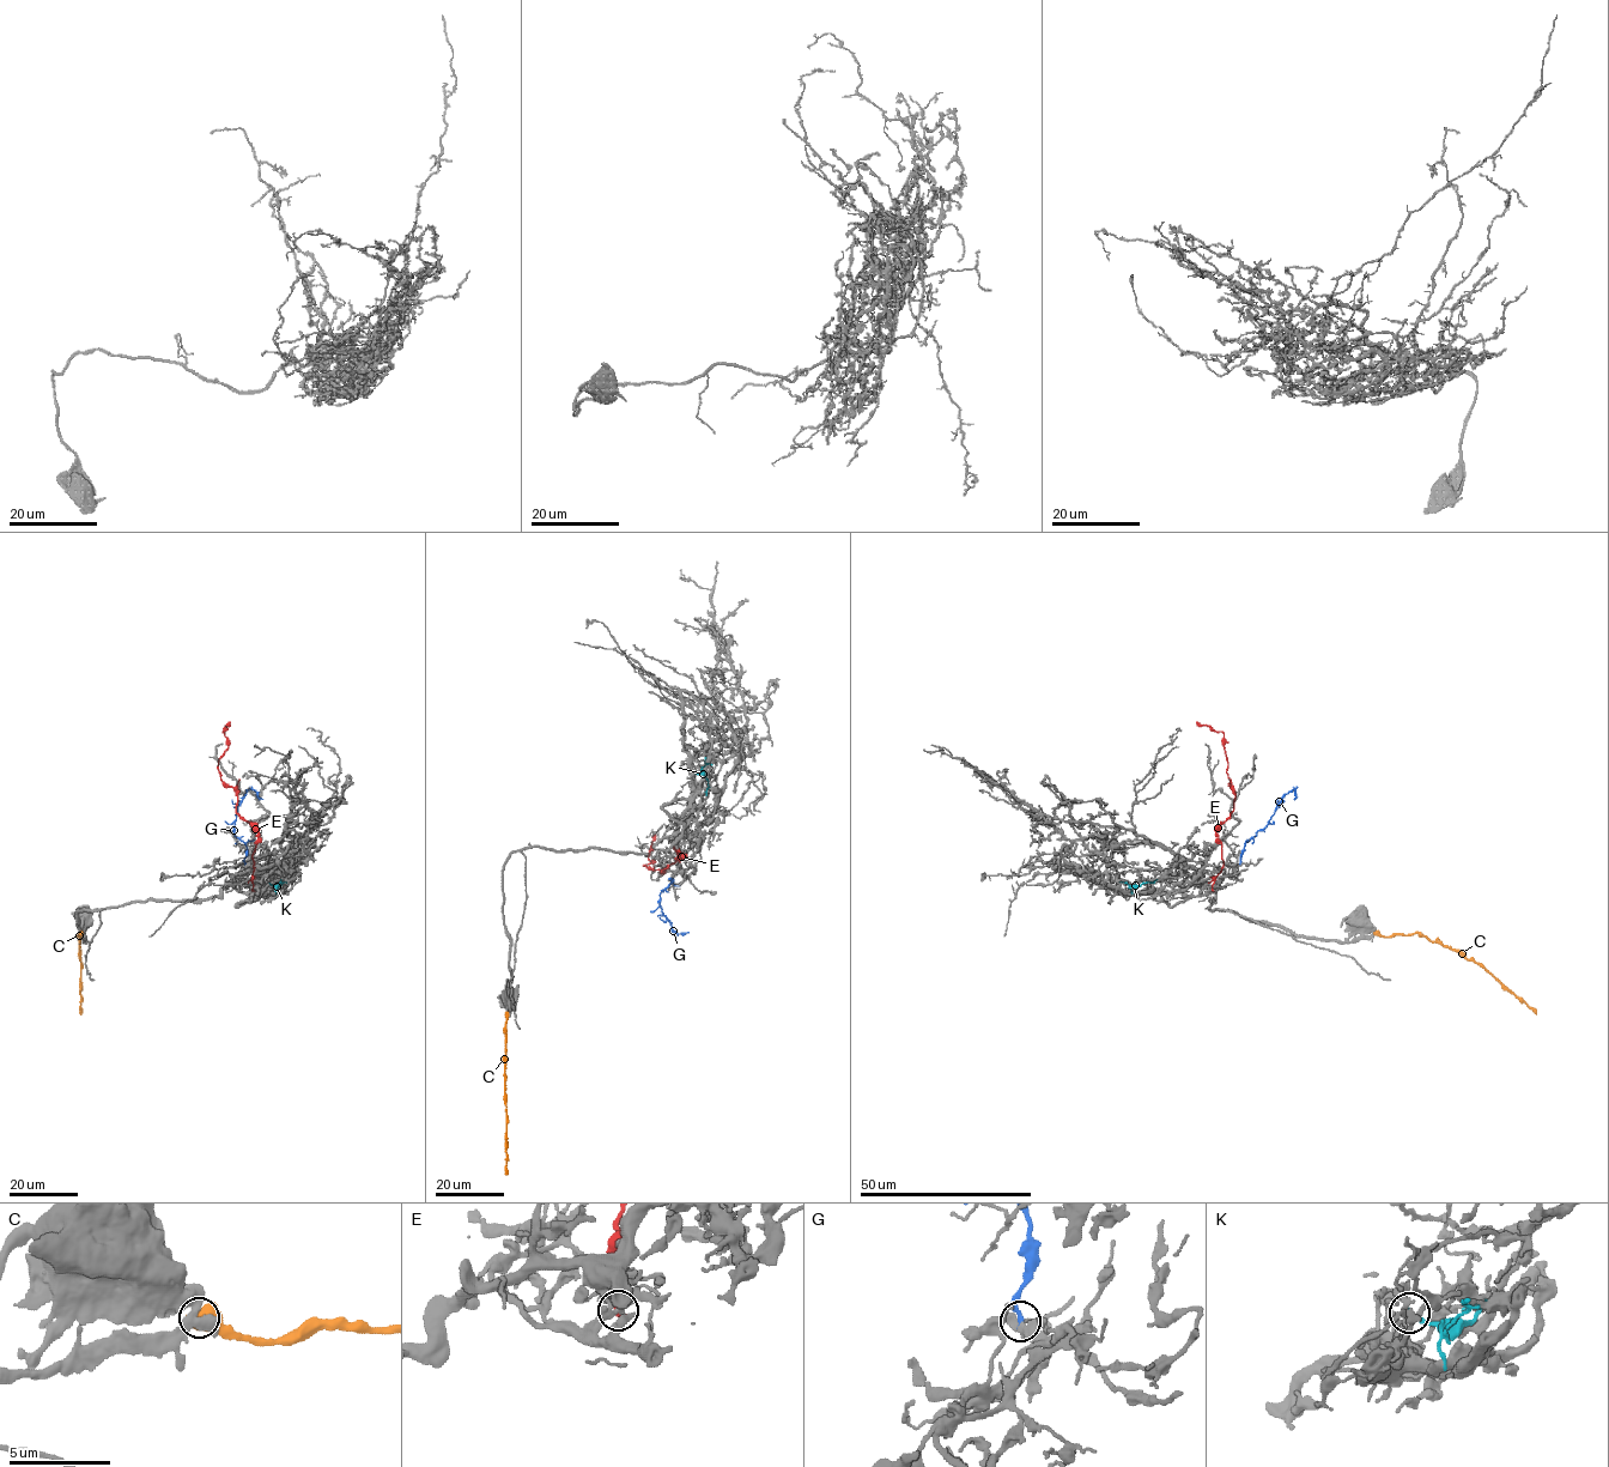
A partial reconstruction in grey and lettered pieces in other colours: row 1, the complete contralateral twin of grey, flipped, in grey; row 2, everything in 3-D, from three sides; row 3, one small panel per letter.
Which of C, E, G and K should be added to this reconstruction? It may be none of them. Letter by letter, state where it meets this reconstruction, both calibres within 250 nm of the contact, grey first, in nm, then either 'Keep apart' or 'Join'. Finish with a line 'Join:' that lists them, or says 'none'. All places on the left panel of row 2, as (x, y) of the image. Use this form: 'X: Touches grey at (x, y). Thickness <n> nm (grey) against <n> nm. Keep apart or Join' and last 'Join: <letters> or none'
C: Touches grey at (82, 933). Thickness 400 nm (grey) against 750 nm. Keep apart
E: Touches grey at (253, 890). Thickness 220 nm (grey) against 280 nm. Keep apart
G: Touches grey at (244, 864). Thickness 280 nm (grey) against 240 nm. Join
K: Touches grey at (269, 884). Thickness 200 nm (grey) against 180 nm. Keep apart
Join: G

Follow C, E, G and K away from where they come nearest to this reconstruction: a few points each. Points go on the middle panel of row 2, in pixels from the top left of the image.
C: (508, 1013), (507, 1174)
E: (678, 850), (678, 860), (682, 859), (684, 854), (662, 873), (643, 866), (654, 861), (648, 859), (655, 834)
G: (671, 878), (671, 883), (660, 893), (663, 915), (675, 932), (688, 932)
K: (696, 774), (705, 775), (709, 786), (705, 795)

